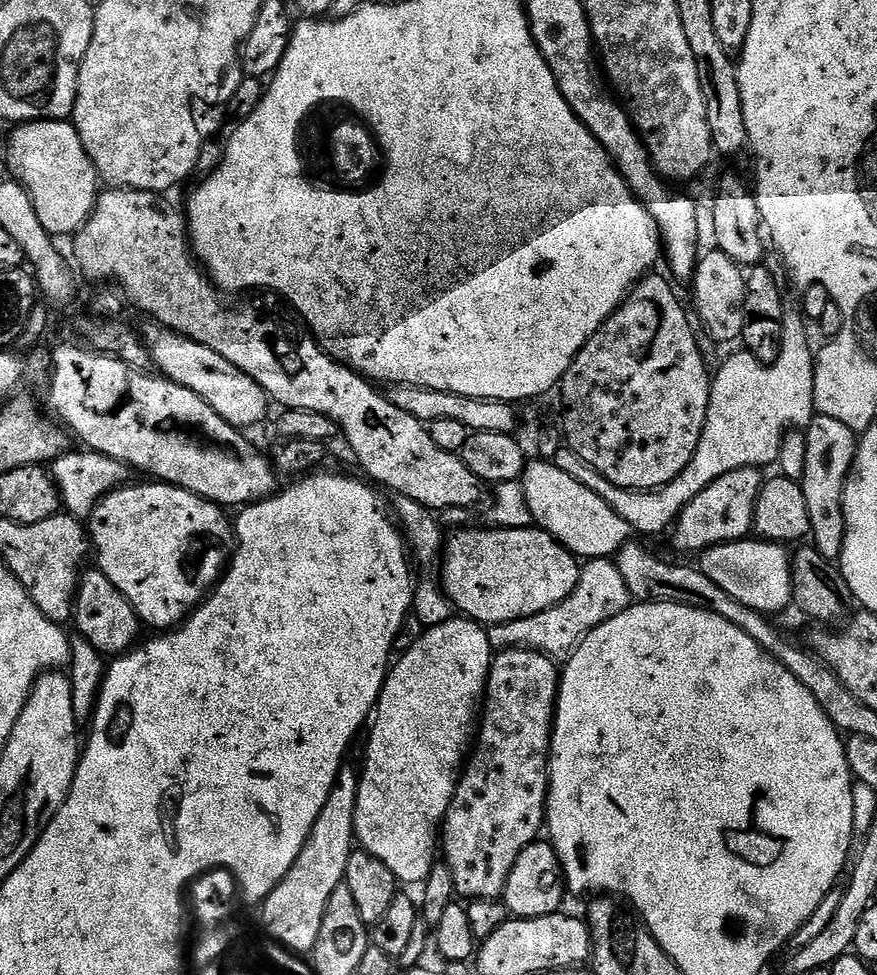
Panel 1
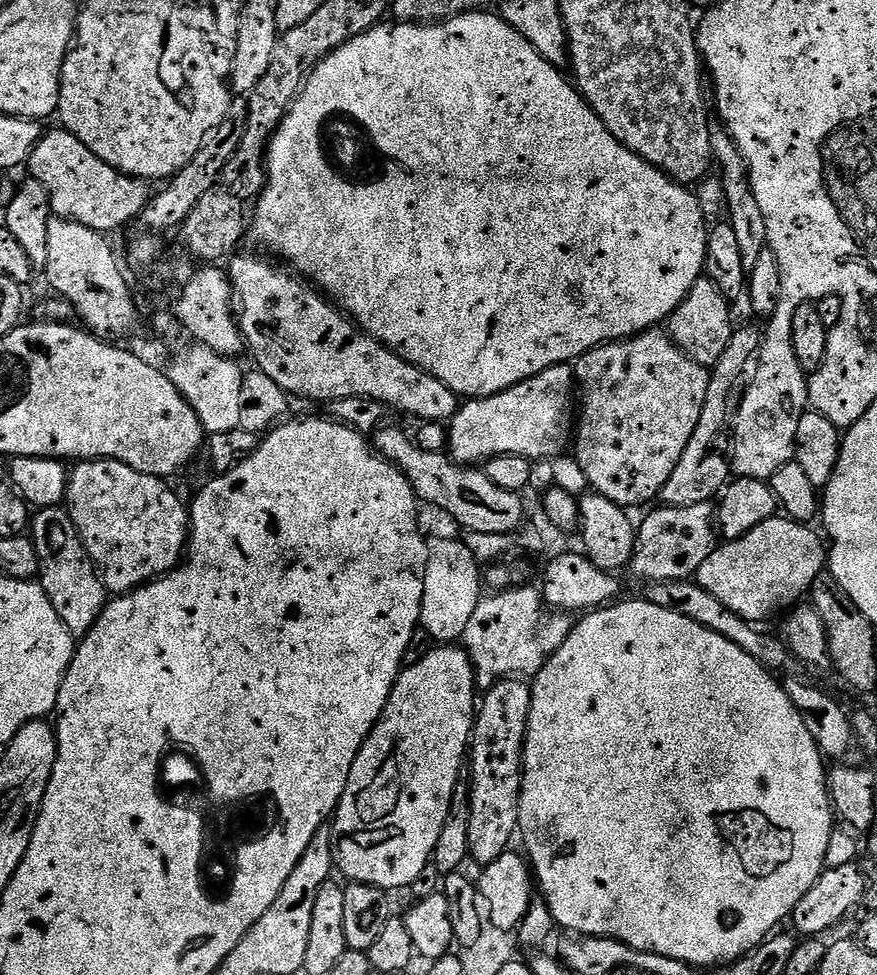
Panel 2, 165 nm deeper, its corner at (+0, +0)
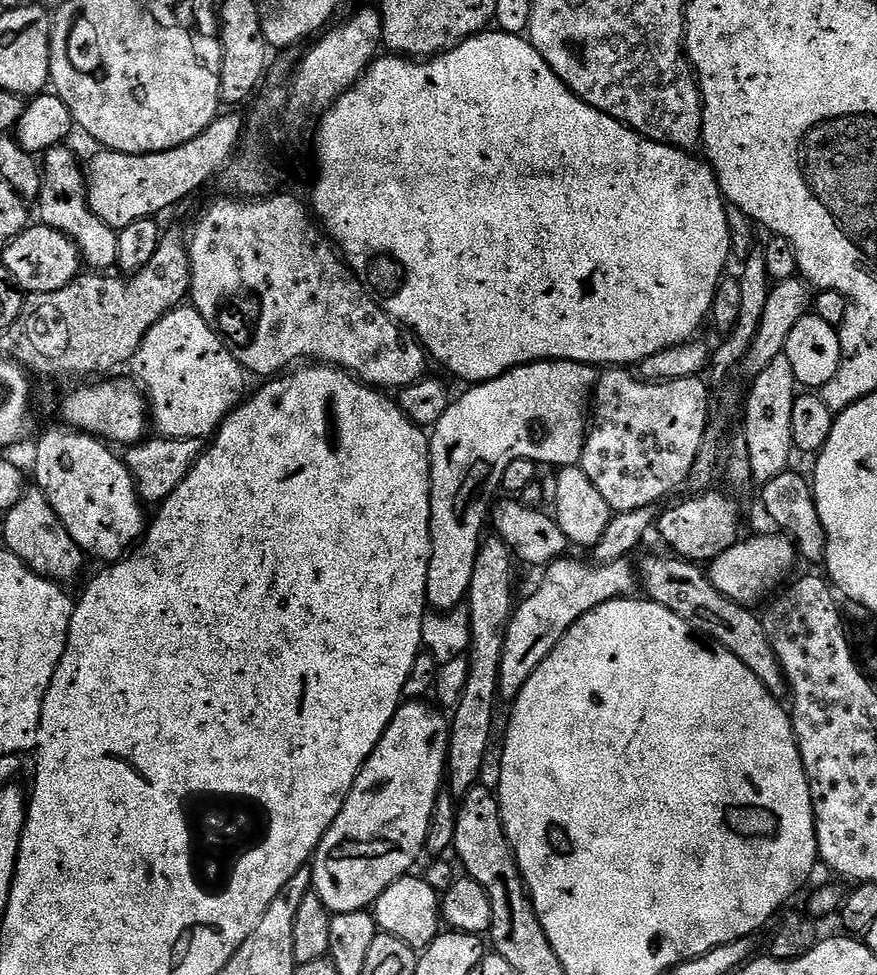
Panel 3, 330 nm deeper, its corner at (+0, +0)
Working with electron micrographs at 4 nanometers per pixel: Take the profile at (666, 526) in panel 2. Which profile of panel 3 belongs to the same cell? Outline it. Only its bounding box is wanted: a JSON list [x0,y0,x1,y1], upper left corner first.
[499,558,638,701]

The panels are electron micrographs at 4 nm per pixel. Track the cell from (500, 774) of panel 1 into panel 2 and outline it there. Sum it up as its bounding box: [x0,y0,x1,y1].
[468,678,532,866]

